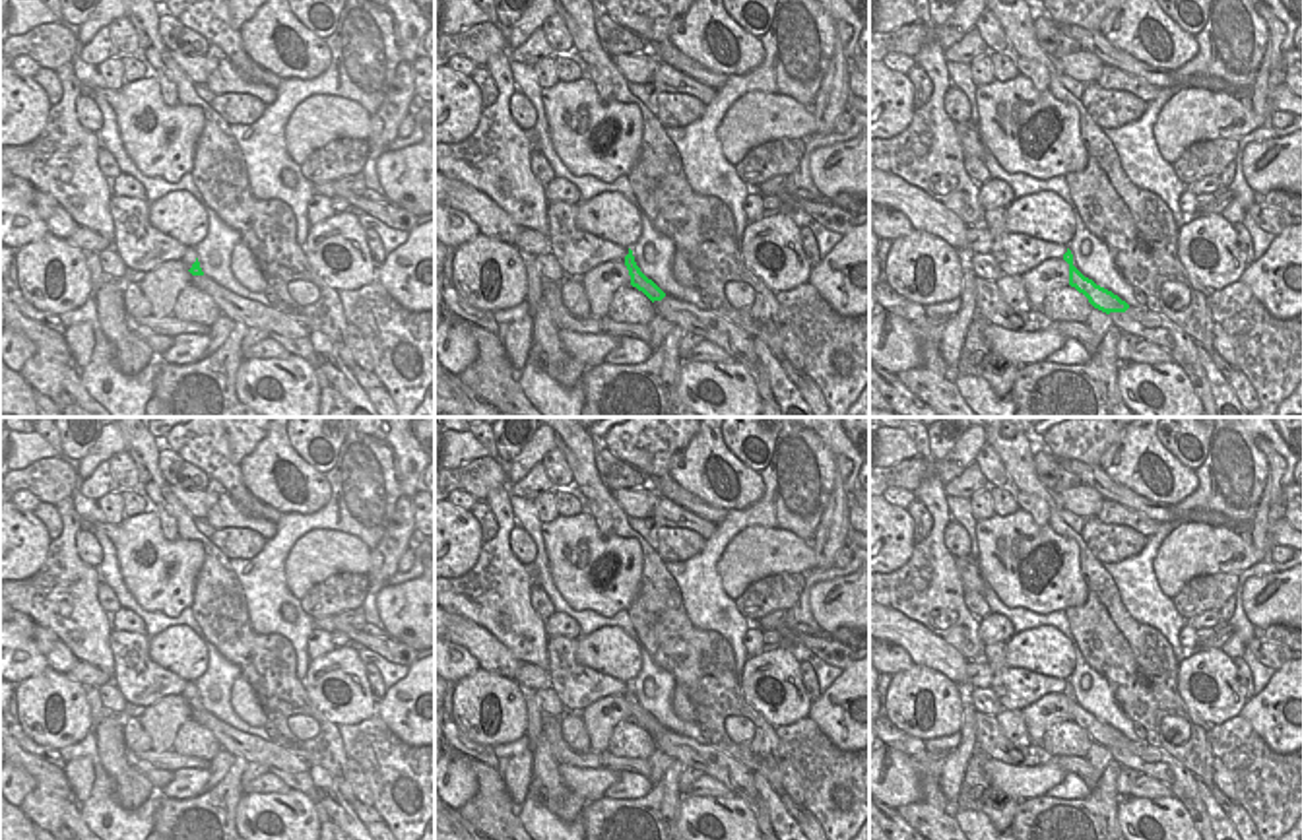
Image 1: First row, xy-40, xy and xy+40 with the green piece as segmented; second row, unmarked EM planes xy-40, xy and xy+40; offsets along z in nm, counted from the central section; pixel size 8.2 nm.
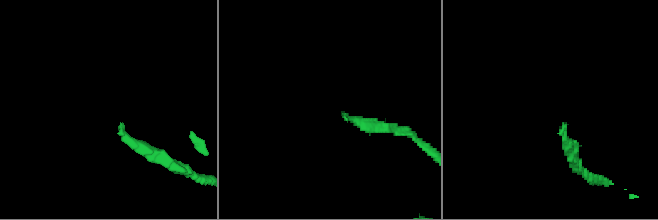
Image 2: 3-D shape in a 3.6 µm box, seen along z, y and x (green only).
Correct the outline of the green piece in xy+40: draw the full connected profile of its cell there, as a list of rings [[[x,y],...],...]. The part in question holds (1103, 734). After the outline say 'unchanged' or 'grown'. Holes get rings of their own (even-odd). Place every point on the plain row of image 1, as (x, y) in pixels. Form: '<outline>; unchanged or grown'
[[[1069,683],[1063,689],[1063,695],[1069,698],[1069,720],[1075,722],[1079,727],[1083,727],[1094,743],[1098,743],[1106,749],[1125,747],[1129,743],[1129,739],[1125,735],[1122,735],[1118,729],[1114,729],[1112,726],[1096,720],[1092,714],[1085,712],[1073,700],[1073,689],[1071,689]]]; unchanged

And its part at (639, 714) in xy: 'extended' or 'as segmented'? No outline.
as segmented

